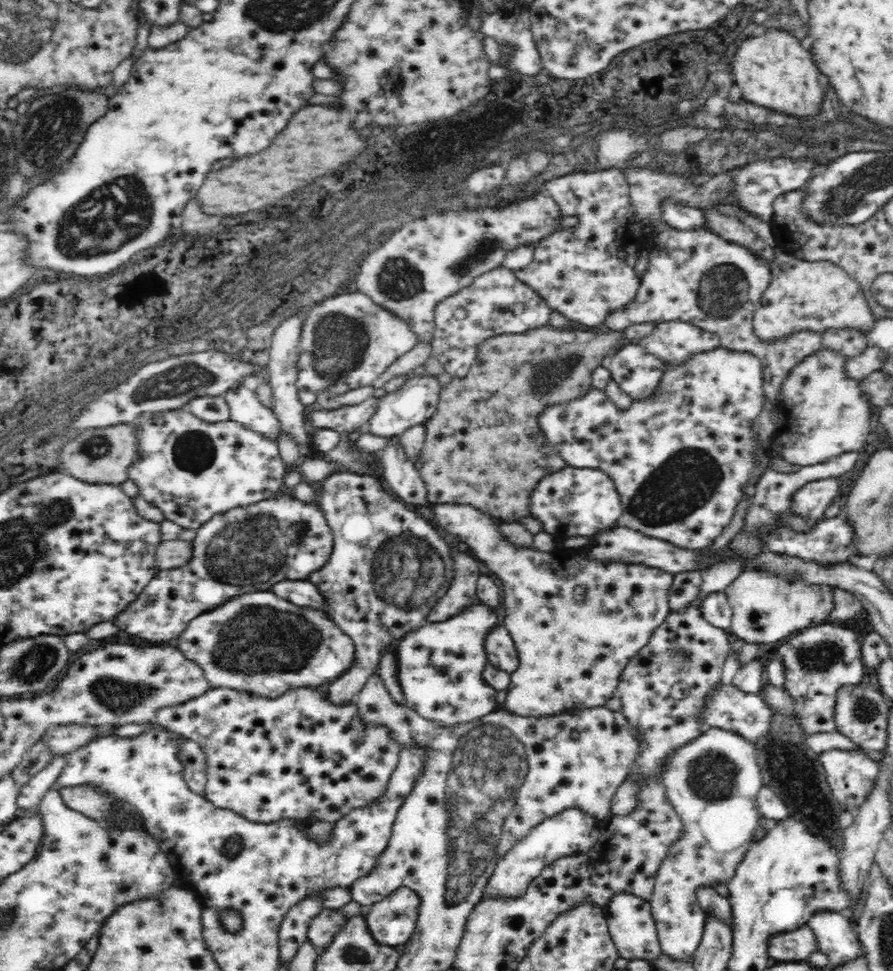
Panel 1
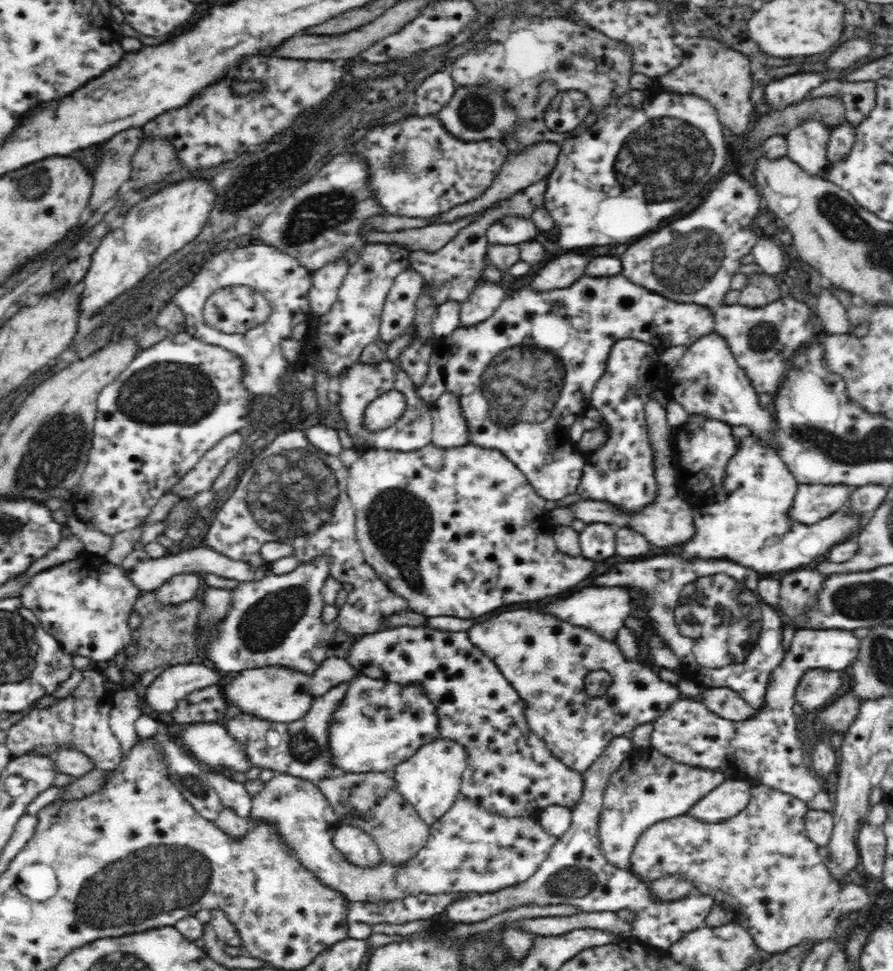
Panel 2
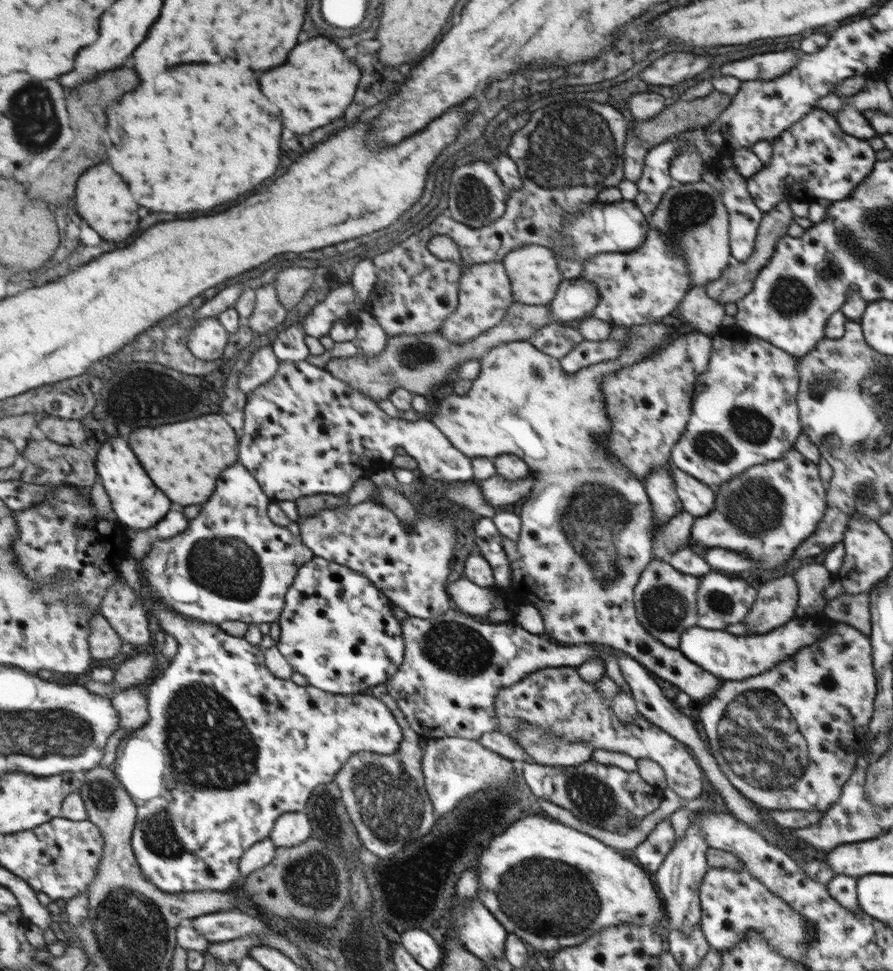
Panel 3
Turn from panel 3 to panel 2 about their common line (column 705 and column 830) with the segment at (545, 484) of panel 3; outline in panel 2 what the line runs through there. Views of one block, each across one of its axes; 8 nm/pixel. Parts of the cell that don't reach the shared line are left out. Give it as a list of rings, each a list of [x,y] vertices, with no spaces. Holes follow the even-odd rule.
[[[824,667],[807,670],[797,686],[795,702],[800,703],[810,714],[819,710],[850,684],[849,680],[844,684],[842,676],[848,674]]]

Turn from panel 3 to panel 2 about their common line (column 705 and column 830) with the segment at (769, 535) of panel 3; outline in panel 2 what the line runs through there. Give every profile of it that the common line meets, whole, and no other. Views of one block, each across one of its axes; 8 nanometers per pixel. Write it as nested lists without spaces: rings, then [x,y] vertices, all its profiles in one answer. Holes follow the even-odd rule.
[[[748,436],[742,439],[738,452],[728,462],[725,481],[700,493],[693,500],[692,509],[697,534],[685,542],[682,550],[678,550],[678,554],[674,556],[680,556],[680,559],[686,559],[687,562],[694,562],[694,558],[702,558],[704,561],[710,558],[722,558],[722,561],[742,564],[746,569],[752,568],[756,572],[780,572],[794,568],[798,570],[814,562],[819,556],[827,555],[834,545],[855,535],[861,535],[867,516],[851,513],[849,504],[814,524],[807,525],[790,519],[788,512],[793,504],[797,484],[794,475],[774,448],[765,446],[755,437]]]

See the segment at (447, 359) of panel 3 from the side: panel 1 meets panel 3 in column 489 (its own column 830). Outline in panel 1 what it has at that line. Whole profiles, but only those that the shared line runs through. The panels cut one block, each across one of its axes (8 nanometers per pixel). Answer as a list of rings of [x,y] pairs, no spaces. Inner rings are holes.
[[[854,329],[826,330],[821,333],[822,344],[827,350],[833,350],[834,353],[846,357],[858,357],[866,347],[867,339],[861,336],[860,332]]]

